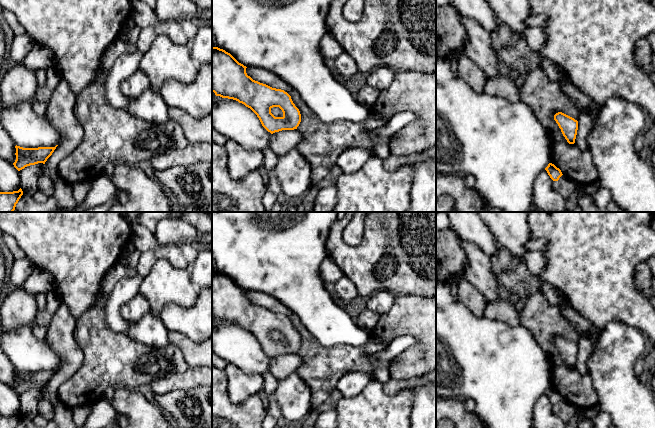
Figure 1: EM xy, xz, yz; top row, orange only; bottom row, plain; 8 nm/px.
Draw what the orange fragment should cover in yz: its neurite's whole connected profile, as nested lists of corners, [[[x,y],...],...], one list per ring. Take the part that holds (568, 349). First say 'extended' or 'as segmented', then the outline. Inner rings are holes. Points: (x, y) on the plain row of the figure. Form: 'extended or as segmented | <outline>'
as segmented | [[[562,336],[556,337],[554,339],[554,344],[561,353],[567,366],[569,368],[574,368],[578,354],[578,345]]]

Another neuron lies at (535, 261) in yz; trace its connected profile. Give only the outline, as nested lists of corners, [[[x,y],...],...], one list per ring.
[[[529,251],[525,256],[524,264],[533,275],[538,276],[546,266],[546,258],[542,251]]]

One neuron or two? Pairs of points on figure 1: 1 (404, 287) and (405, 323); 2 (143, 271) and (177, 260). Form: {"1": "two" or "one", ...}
{"1": "two", "2": "one"}

